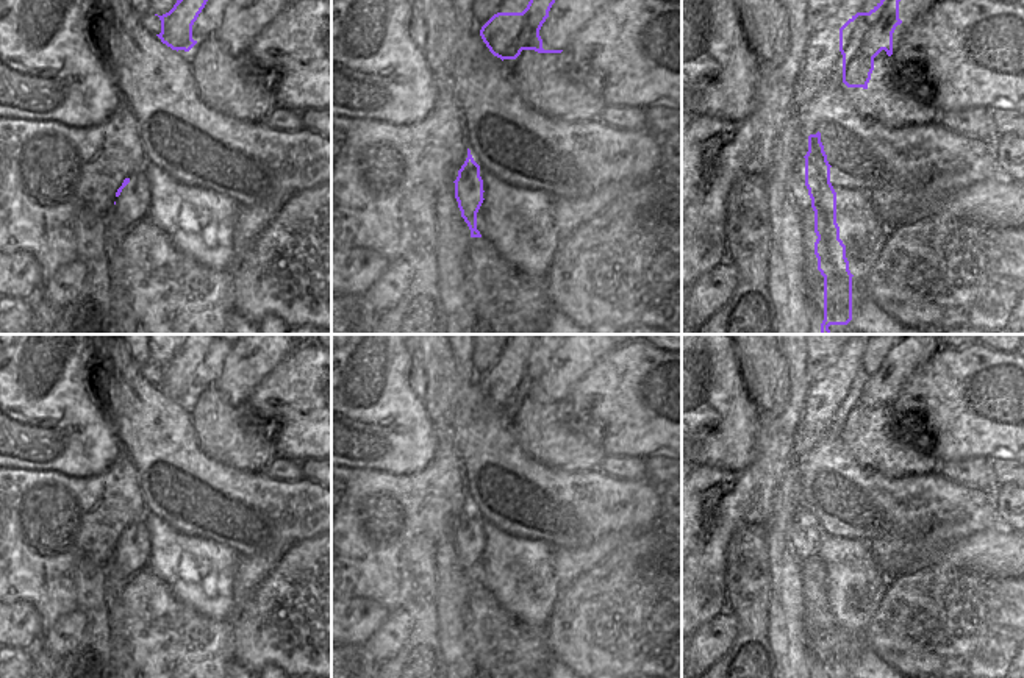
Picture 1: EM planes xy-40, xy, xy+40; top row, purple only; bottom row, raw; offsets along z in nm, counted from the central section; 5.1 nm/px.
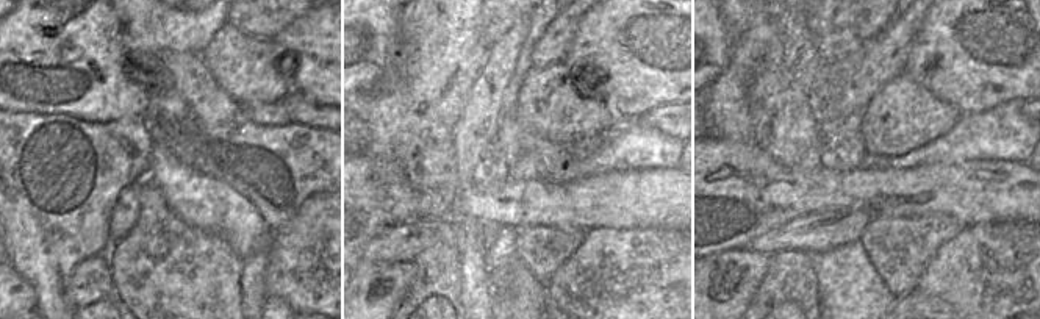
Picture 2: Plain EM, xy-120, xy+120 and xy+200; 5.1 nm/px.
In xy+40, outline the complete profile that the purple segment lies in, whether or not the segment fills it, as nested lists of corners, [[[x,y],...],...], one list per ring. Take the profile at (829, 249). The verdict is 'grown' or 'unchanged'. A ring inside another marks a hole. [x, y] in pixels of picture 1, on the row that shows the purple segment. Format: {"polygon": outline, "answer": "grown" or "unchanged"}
{"polygon": [[[821,133],[808,136],[805,158],[805,186],[815,211],[815,255],[824,277],[824,320],[821,334],[830,334],[830,325],[847,325],[852,320],[852,273],[846,245],[836,223],[836,192],[830,183],[830,164],[821,142]]], "answer": "unchanged"}

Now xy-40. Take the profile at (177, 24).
{"polygon": [[[177,0],[174,8],[158,16],[161,33],[156,34],[172,50],[189,52],[197,41],[192,39],[192,25],[208,0]]], "answer": "unchanged"}

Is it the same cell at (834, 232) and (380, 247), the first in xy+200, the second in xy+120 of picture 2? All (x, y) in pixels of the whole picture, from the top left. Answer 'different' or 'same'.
same

